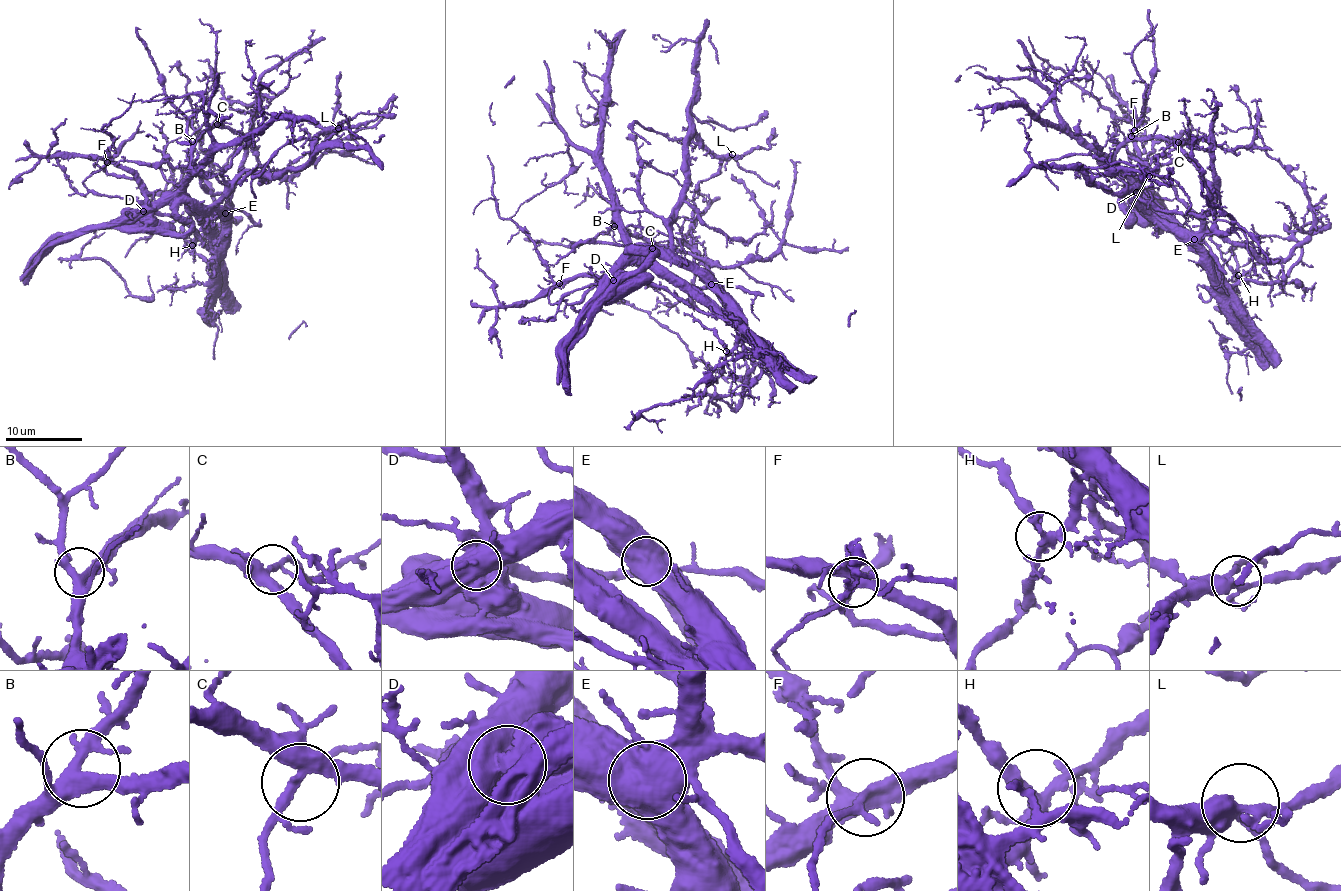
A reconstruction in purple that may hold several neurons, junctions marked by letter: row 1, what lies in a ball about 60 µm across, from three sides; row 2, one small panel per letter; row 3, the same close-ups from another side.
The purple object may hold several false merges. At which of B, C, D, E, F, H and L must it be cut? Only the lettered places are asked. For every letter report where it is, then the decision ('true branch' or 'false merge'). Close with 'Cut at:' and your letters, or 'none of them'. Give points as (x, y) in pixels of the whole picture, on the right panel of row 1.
B: (1131, 136) | true branch
C: (1178, 142) | true branch
D: (1136, 192) | false merge
E: (1194, 239) | true branch
F: (1134, 130) | true branch
H: (1238, 275) | true branch
L: (1149, 176) | true branch
Cut at: D

